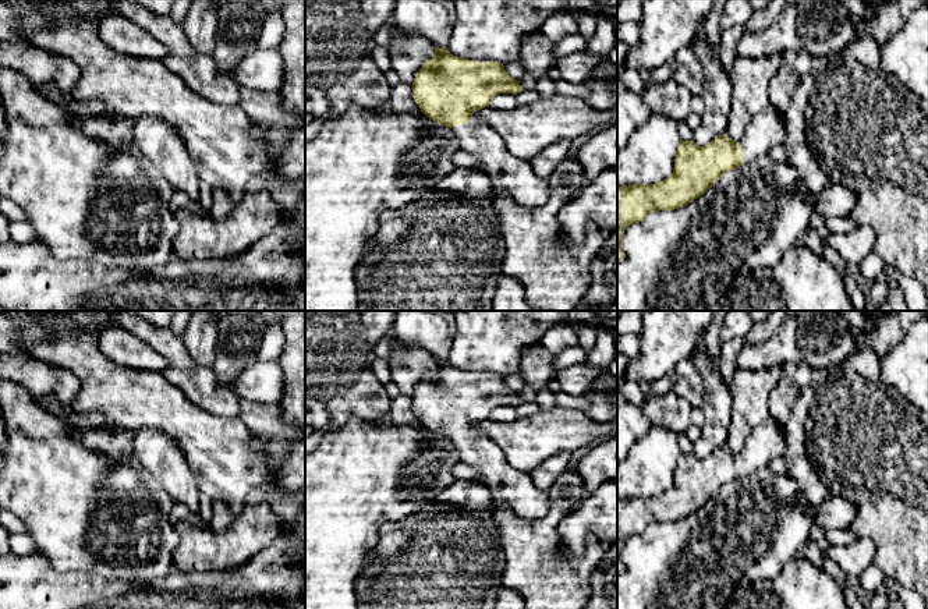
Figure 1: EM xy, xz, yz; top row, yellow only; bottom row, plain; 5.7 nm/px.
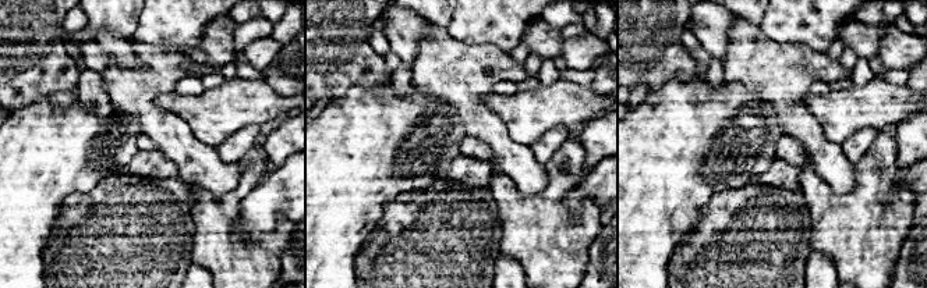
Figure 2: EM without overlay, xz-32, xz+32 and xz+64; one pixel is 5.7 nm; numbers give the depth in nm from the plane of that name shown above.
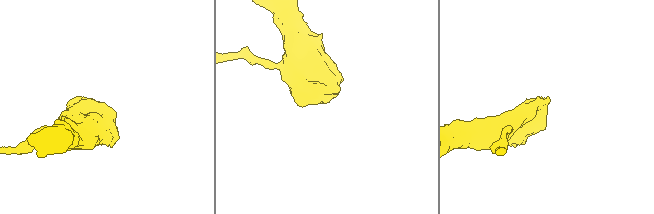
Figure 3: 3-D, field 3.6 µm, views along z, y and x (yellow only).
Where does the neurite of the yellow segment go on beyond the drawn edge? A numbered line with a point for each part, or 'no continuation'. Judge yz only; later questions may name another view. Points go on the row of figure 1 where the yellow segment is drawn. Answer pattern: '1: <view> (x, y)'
1: yz (765, 130)

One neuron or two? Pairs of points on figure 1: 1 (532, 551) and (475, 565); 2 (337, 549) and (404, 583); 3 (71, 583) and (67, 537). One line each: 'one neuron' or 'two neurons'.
1: two neurons
2: two neurons
3: two neurons

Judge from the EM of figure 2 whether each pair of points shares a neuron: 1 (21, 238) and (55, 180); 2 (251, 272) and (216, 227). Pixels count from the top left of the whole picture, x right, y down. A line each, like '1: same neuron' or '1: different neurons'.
1: same neuron
2: same neuron

